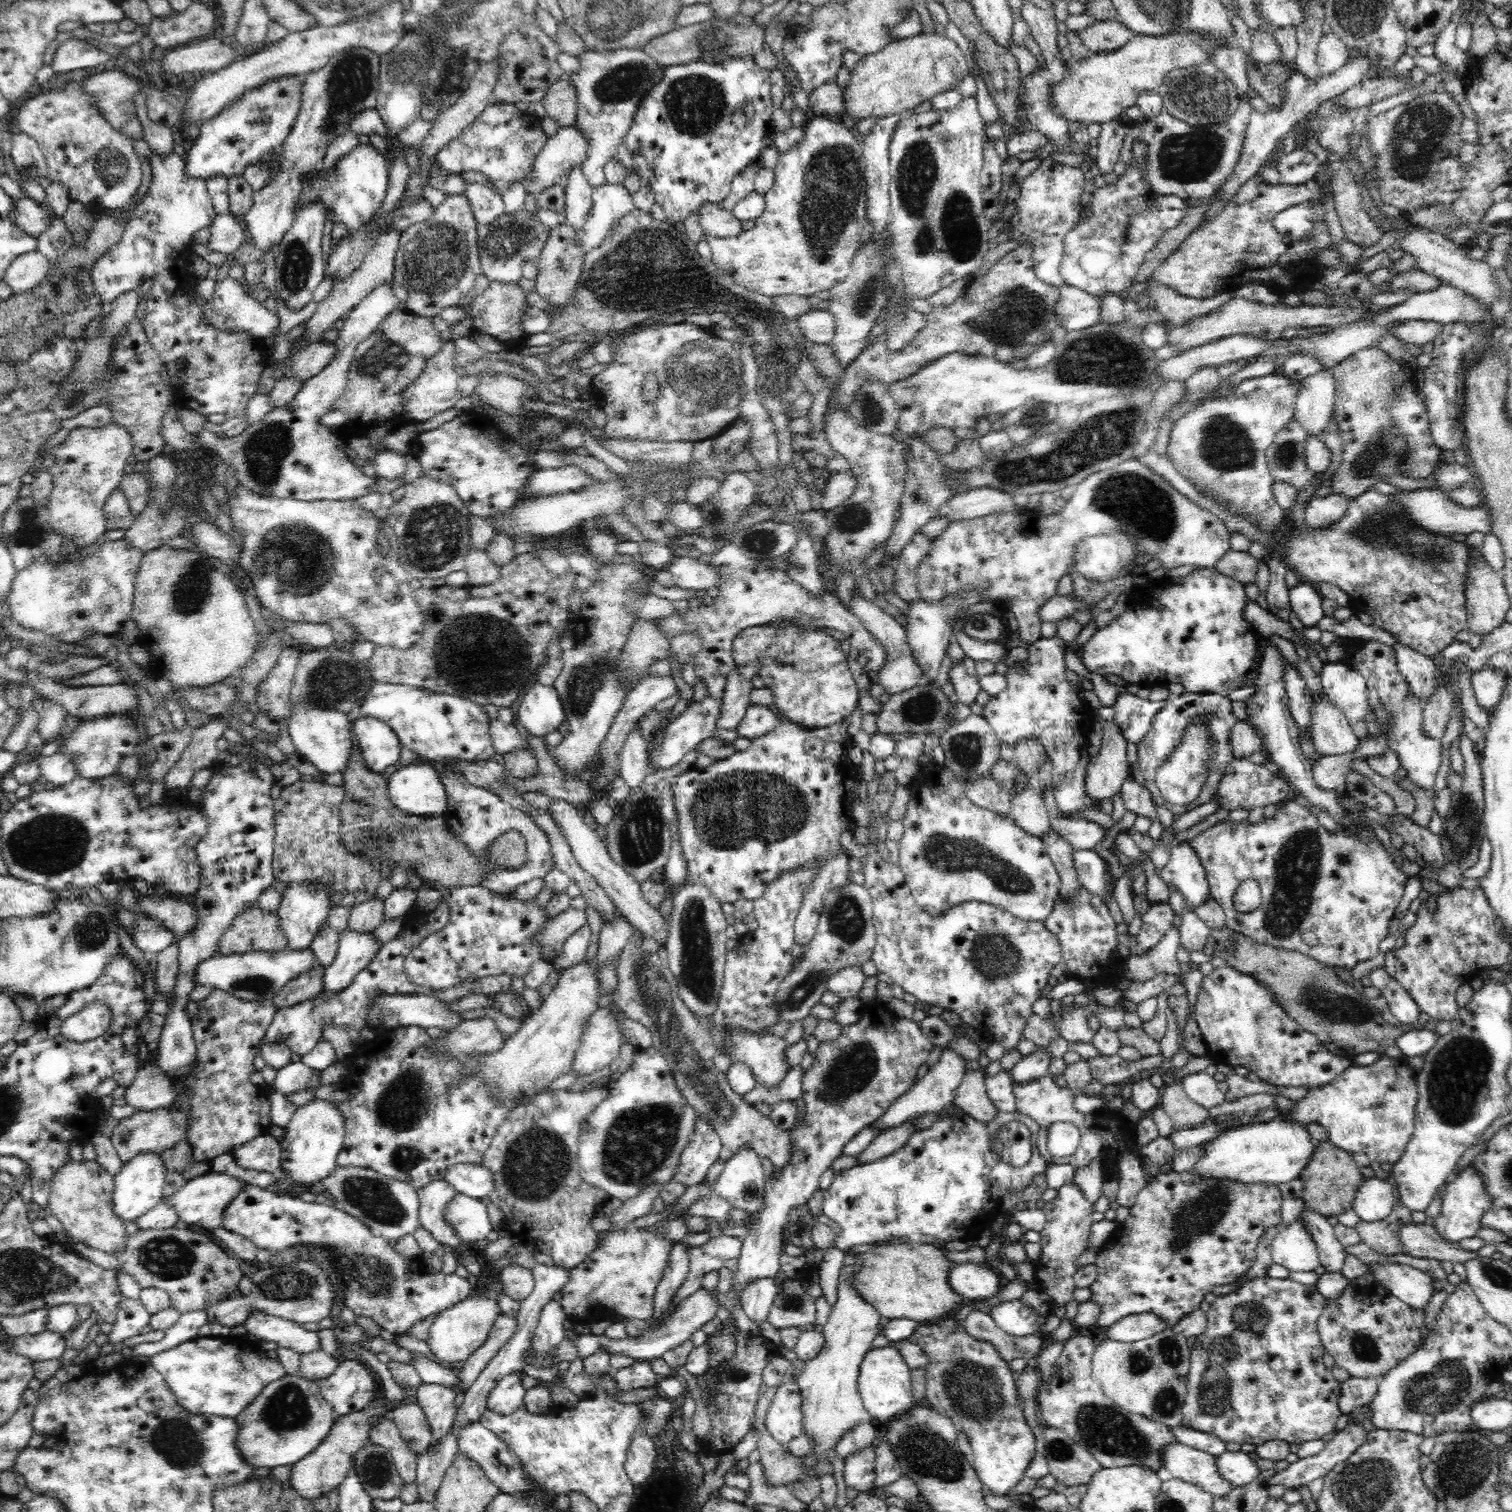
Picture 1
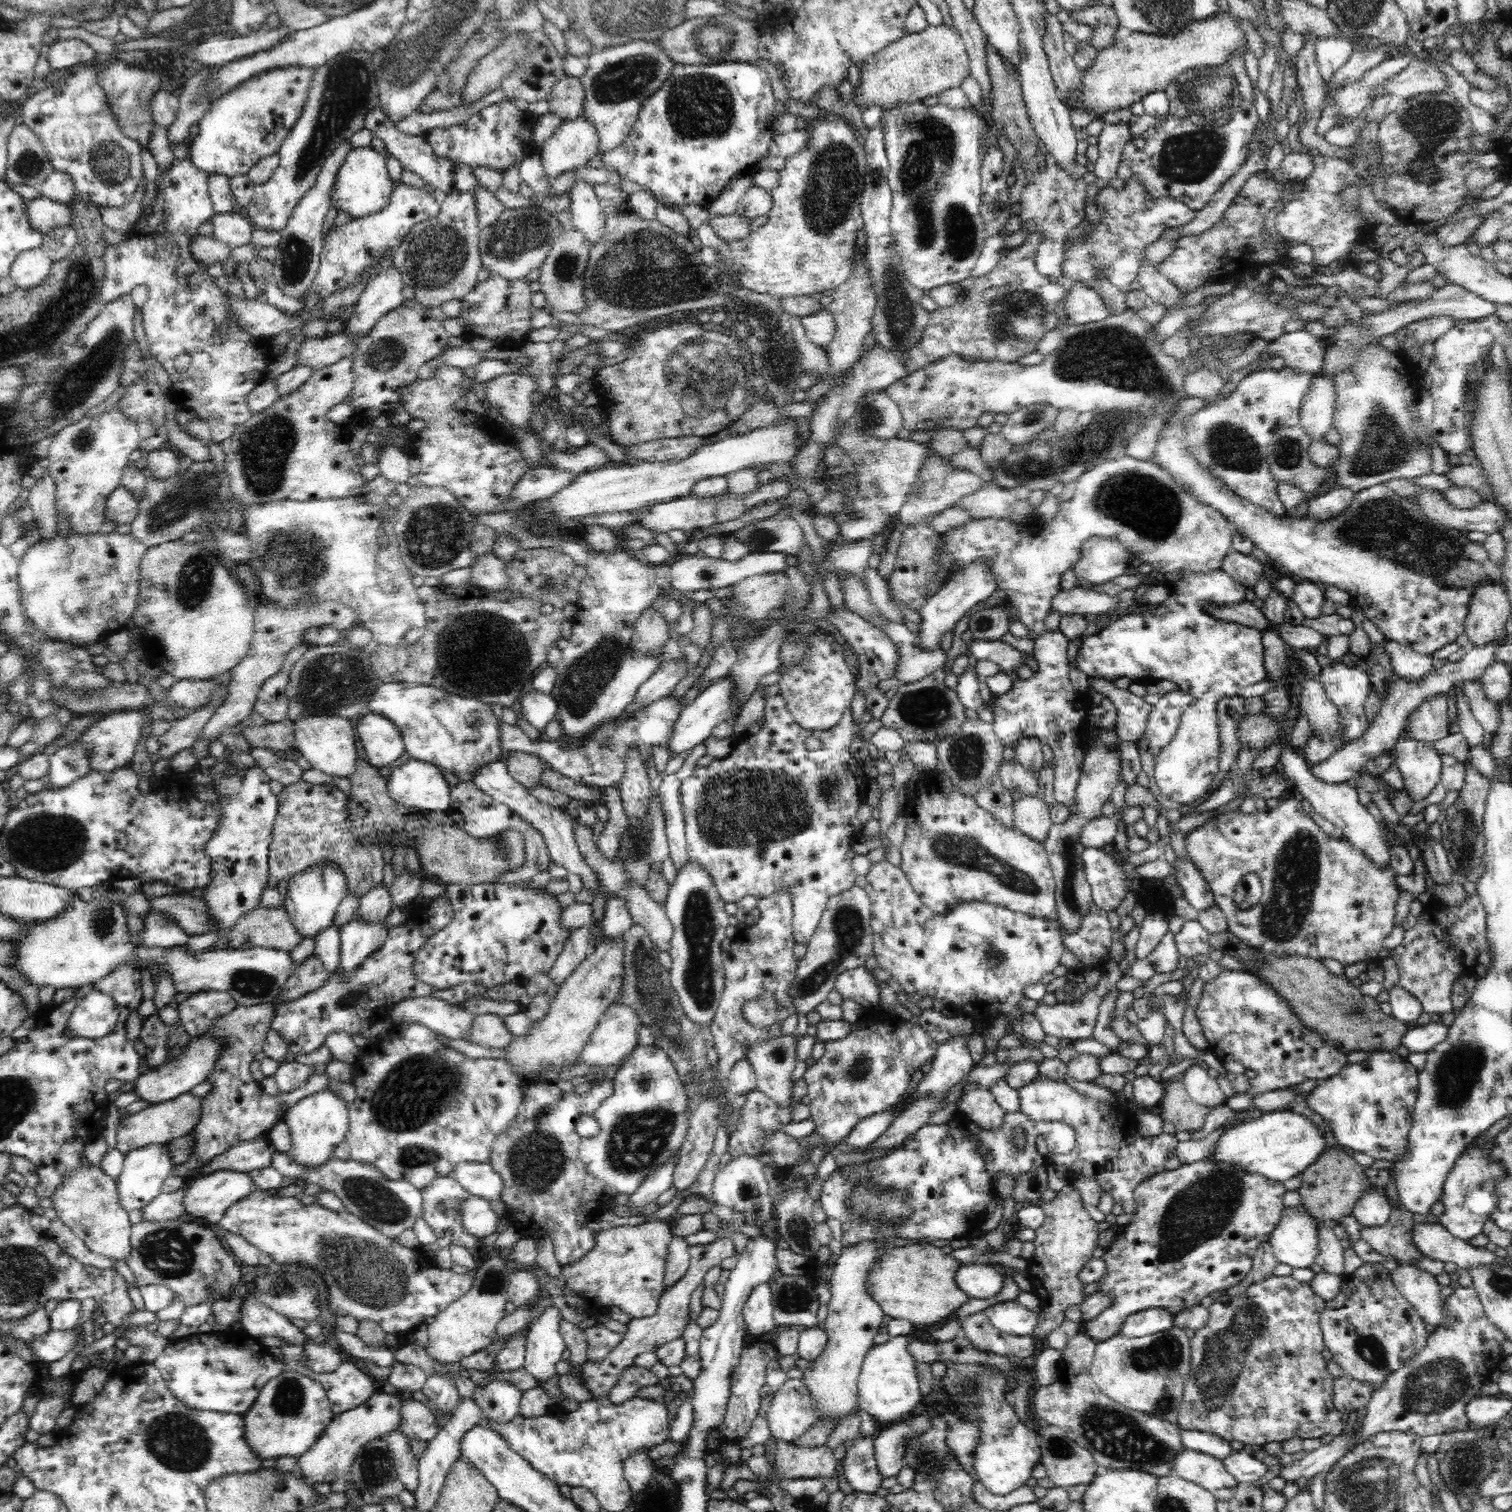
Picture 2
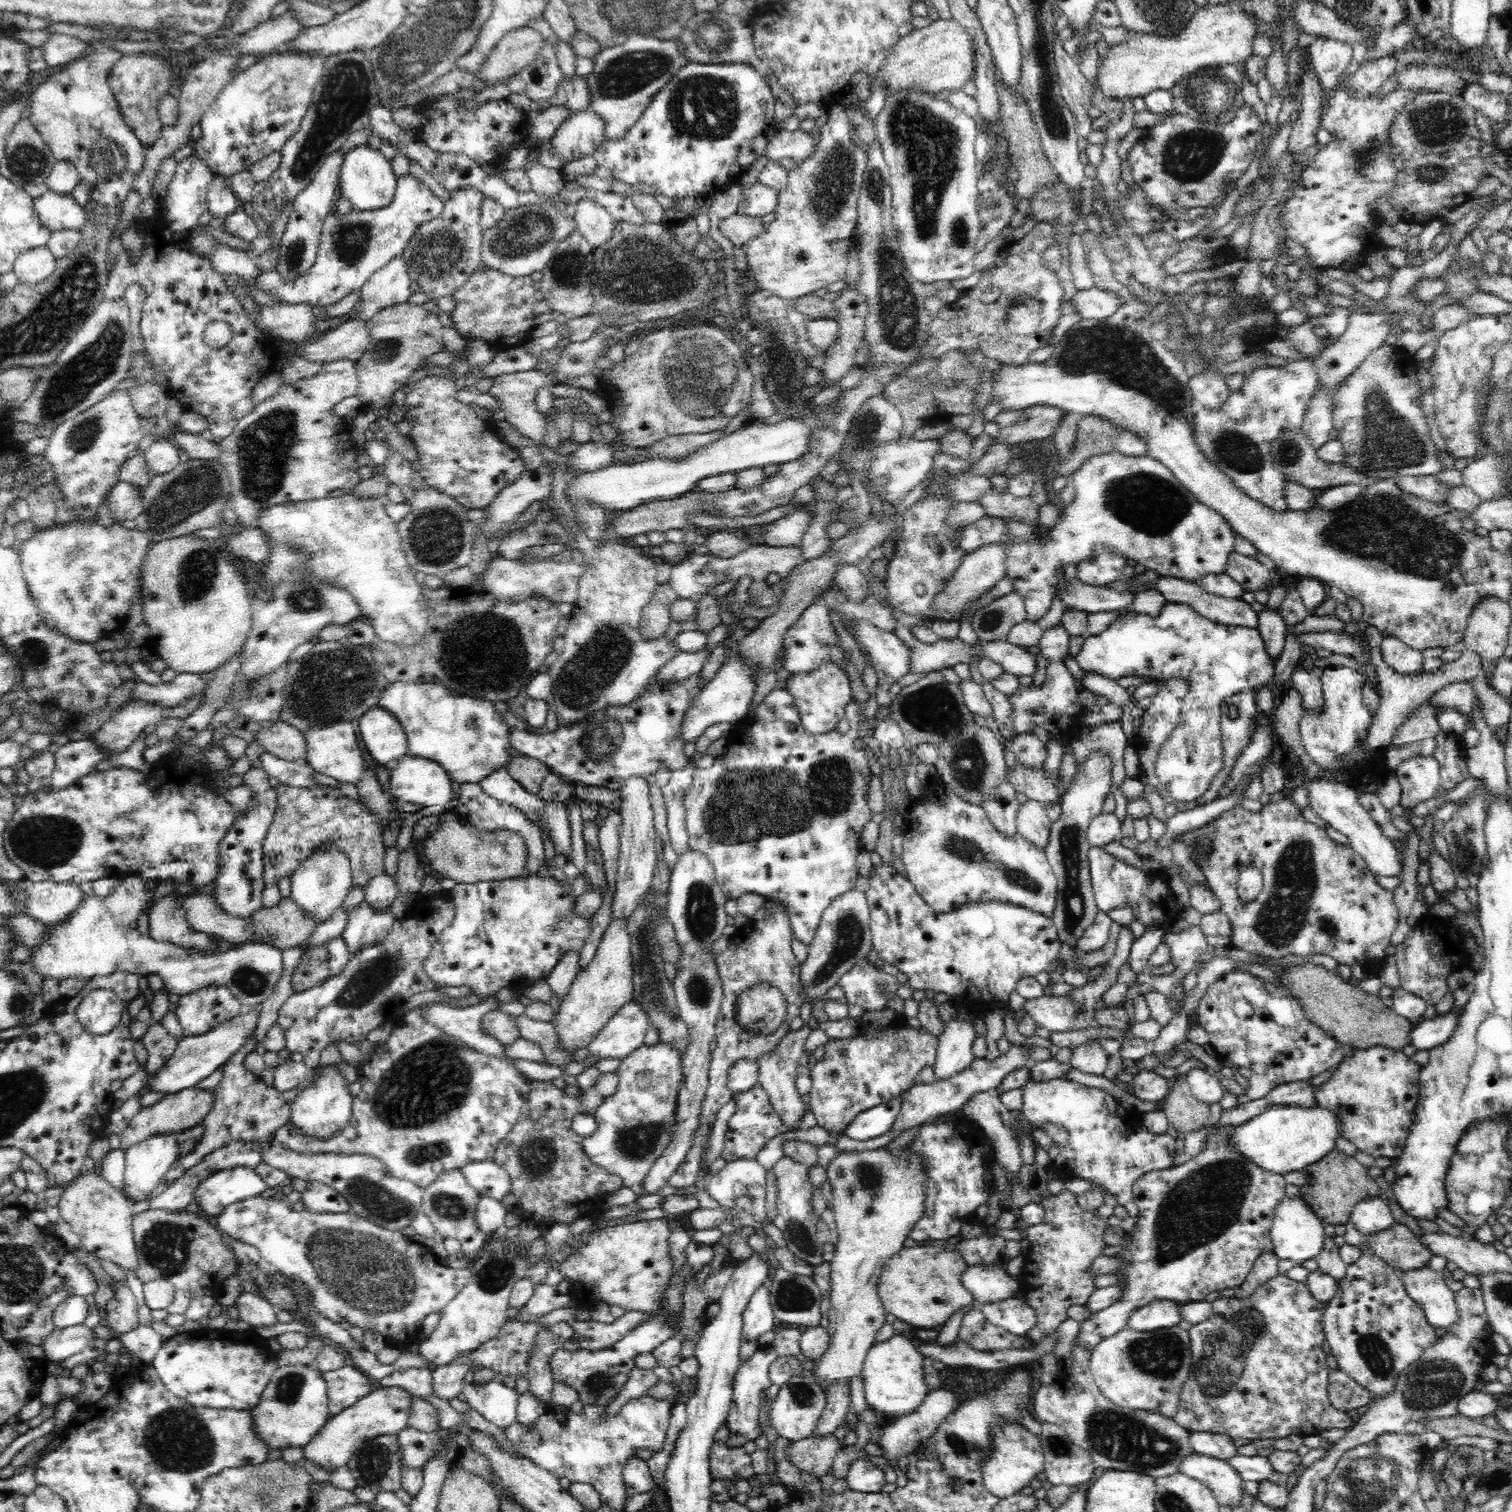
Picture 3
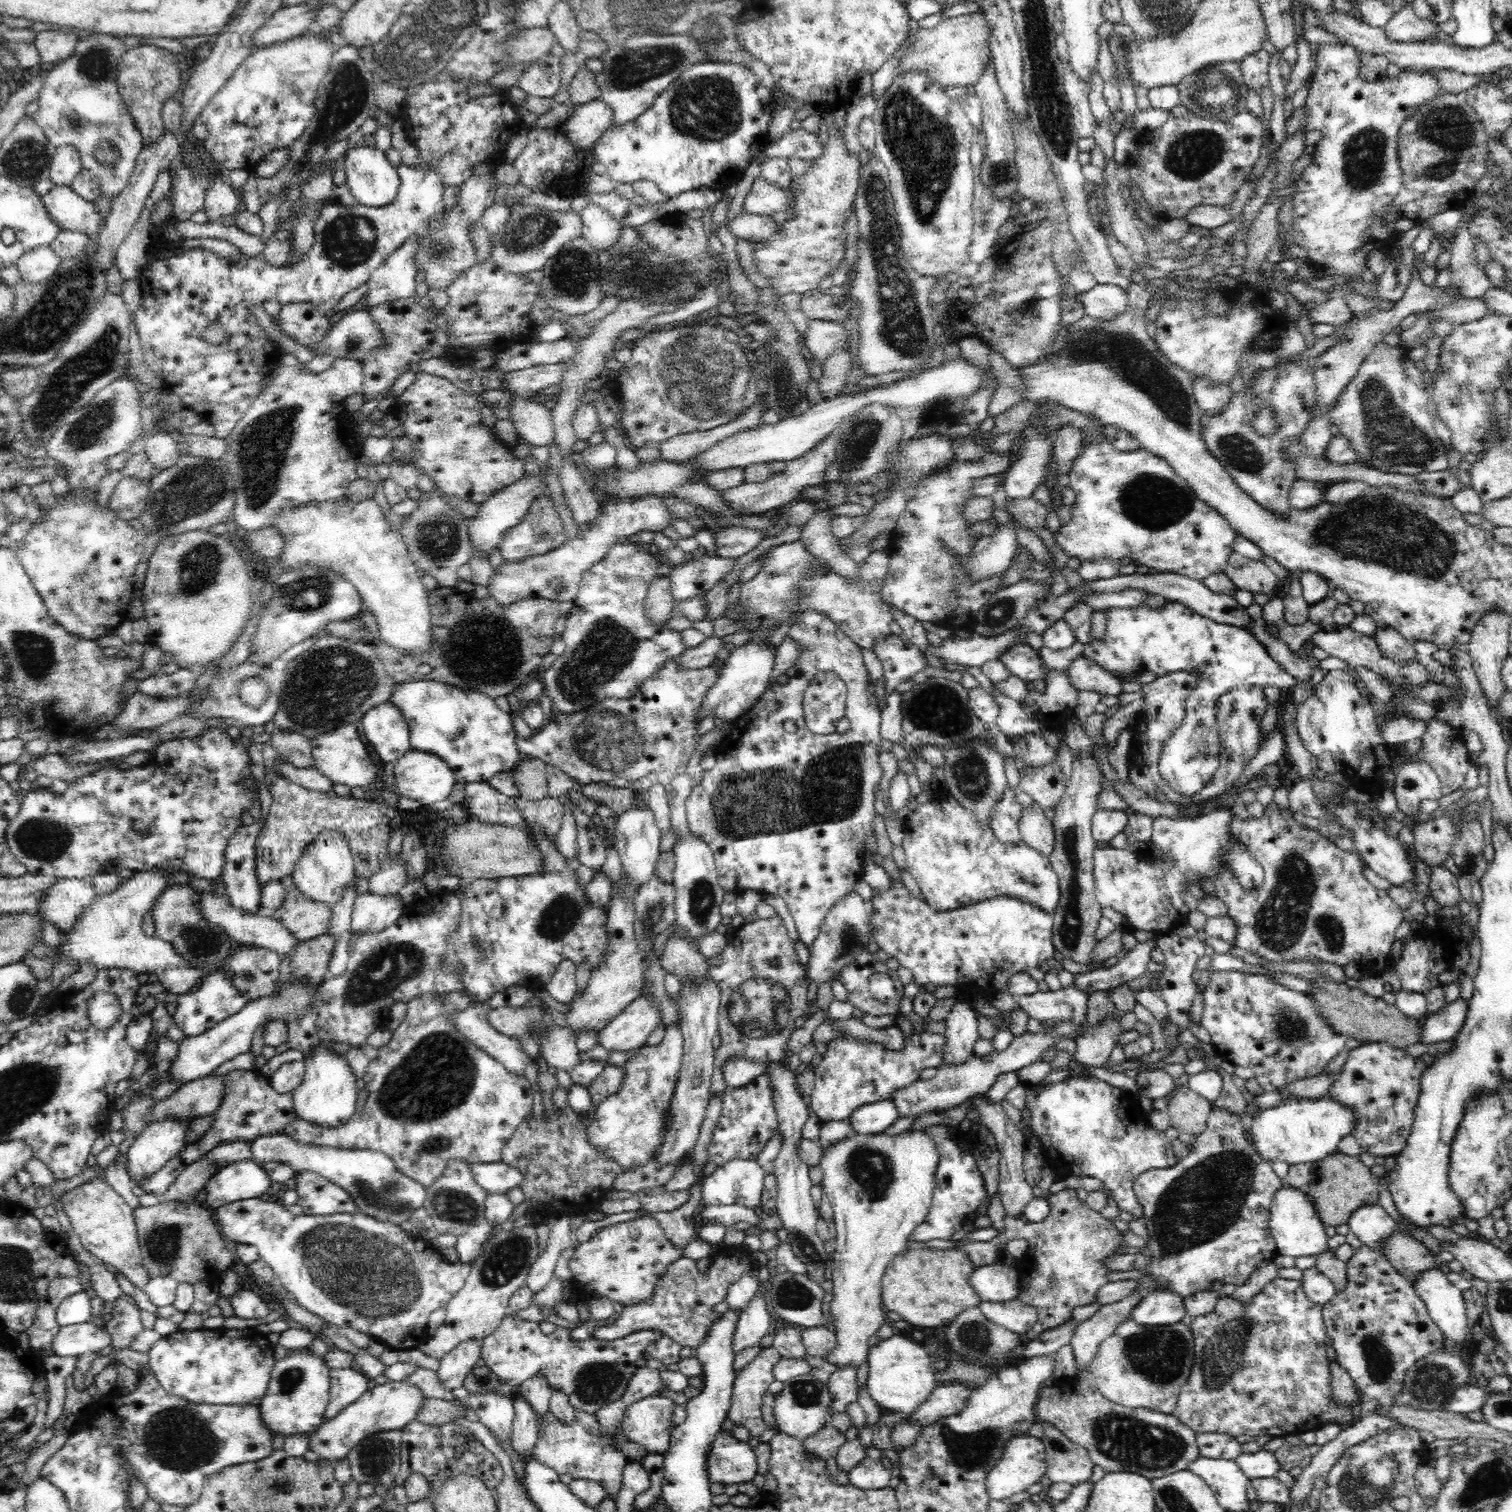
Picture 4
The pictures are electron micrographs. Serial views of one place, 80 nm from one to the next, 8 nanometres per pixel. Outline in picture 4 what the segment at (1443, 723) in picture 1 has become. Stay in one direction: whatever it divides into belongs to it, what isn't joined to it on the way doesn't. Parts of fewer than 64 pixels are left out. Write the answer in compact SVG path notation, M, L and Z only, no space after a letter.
M1400 715L1384 721L1380 734L1389 746L1402 746L1424 736L1424 732L1426 732L1425 722L1423 719Z

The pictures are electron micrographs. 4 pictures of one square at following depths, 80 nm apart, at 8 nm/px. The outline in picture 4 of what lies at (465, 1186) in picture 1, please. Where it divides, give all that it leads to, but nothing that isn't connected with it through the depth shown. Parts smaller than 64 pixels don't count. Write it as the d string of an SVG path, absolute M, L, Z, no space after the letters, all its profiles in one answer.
M502 1161L472 1164L470 1166L476 1183L488 1191L488 1194L504 1194L524 1180L524 1173Z

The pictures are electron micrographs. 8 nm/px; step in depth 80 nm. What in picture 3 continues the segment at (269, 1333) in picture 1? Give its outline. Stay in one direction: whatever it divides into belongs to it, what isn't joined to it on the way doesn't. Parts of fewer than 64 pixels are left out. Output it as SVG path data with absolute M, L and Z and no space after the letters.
M240 1292L234 1305L239 1312L240 1320L248 1322L251 1329L259 1326L272 1326L278 1322L277 1310L262 1296L250 1292Z

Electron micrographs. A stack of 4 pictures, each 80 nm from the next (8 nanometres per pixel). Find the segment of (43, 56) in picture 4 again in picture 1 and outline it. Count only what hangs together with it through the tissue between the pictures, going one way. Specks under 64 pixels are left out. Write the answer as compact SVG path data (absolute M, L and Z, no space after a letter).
M80 37L66 40L58 46L51 67L54 73L70 72L70 70L81 68L96 68L96 66L105 65L112 57Z

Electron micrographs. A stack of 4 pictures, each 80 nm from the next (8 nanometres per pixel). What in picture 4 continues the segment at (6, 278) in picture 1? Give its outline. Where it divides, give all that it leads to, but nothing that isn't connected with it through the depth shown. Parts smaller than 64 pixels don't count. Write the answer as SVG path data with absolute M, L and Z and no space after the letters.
M51 246L34 248L25 253L16 263L21 280L36 284L48 280L60 266L61 257Z

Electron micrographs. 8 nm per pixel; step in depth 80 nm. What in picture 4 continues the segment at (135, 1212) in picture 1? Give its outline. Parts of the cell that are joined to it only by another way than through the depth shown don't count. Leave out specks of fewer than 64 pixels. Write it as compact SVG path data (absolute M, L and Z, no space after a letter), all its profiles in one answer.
M166 1117L150 1123L126 1153L128 1174L134 1184L149 1177L186 1146L188 1121Z

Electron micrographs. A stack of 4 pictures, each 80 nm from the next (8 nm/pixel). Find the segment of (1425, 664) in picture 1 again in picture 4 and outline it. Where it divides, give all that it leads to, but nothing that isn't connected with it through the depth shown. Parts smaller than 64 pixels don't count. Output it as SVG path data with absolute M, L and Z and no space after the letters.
M1392 627L1378 628L1374 632L1382 655L1398 663L1411 663L1416 661L1417 652L1415 646L1408 639L1402 638L1398 630Z

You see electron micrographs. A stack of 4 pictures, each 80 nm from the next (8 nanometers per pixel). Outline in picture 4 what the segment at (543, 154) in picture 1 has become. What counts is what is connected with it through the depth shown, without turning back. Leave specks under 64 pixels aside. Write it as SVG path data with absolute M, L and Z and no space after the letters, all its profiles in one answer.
M602 97L575 107L574 113L564 124L564 134L574 149L588 152L598 142L600 135L612 127L615 115Z

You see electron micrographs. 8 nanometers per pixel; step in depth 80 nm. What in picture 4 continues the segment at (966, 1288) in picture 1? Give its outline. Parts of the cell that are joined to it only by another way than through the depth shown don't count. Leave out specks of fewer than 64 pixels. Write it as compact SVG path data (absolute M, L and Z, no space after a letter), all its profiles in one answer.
M996 1263L975 1267L968 1278L980 1302L1014 1300L1019 1295L1020 1282L1019 1272L1014 1266Z

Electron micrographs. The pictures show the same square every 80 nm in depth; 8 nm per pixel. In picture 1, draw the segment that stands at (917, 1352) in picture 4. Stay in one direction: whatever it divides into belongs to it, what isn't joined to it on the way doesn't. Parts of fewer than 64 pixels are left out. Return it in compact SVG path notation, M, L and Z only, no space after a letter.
M892 1342L889 1345L869 1350L864 1357L864 1362L860 1366L857 1382L858 1392L861 1396L864 1409L877 1421L885 1421L897 1418L900 1414L909 1412L915 1406L912 1395L912 1376L910 1368L904 1362L904 1357L900 1354L898 1347L894 1347Z

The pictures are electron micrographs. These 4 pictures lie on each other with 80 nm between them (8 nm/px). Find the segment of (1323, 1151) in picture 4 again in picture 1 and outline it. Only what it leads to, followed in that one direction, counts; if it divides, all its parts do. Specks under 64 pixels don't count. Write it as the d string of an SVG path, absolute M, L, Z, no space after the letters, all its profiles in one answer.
M1282 1113L1258 1124L1236 1125L1206 1144L1192 1169L1200 1179L1234 1179L1244 1184L1280 1184L1295 1179L1312 1158L1317 1145L1312 1142L1308 1126L1284 1119Z

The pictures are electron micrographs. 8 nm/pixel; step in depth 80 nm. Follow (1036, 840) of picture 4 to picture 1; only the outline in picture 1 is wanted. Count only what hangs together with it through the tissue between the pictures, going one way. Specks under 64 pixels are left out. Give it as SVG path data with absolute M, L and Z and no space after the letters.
M1025 787L1011 795L1008 816L1024 832L1042 838L1050 830L1050 815L1042 795L1035 789Z

